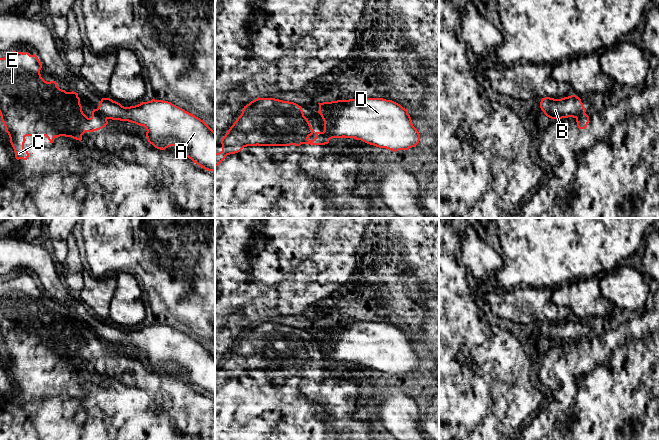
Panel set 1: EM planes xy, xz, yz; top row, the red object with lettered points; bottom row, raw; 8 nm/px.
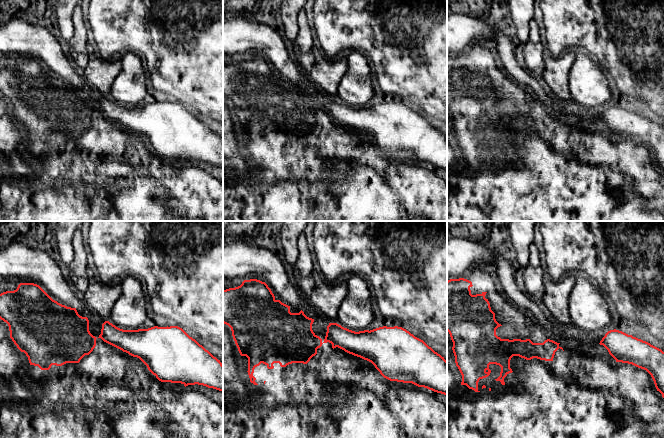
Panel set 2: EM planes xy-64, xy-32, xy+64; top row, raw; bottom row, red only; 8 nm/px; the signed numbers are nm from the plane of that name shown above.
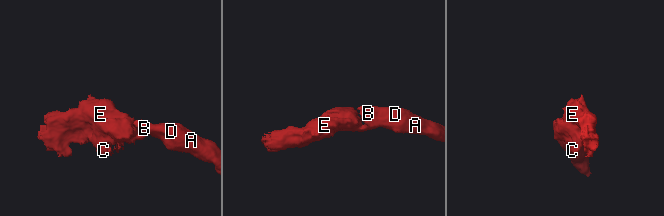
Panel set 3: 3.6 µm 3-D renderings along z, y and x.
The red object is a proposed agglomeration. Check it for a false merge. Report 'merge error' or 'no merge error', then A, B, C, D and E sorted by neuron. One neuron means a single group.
merge error; A B D / C E

